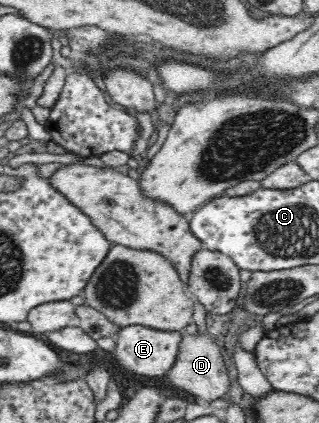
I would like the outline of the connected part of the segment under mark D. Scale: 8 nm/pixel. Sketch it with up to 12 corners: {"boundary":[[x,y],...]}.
{"boundary":[[184,333],[172,386],[214,401],[232,388],[221,348]]}

